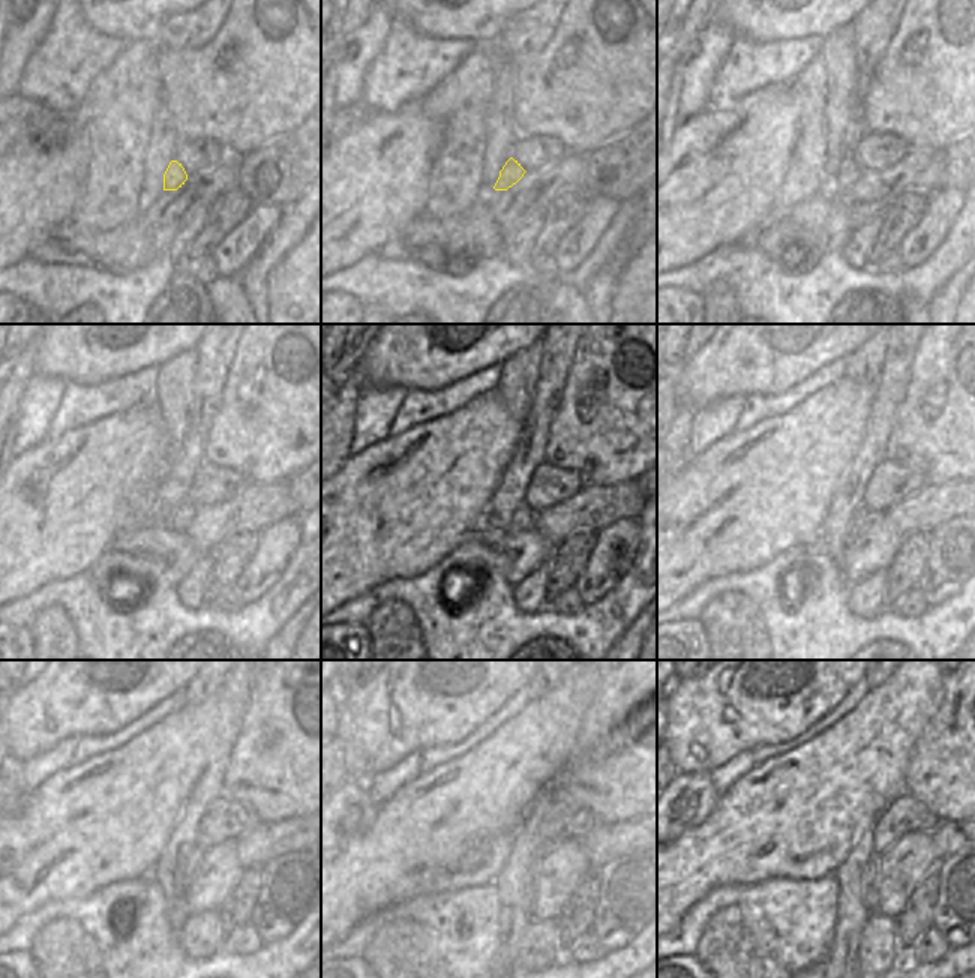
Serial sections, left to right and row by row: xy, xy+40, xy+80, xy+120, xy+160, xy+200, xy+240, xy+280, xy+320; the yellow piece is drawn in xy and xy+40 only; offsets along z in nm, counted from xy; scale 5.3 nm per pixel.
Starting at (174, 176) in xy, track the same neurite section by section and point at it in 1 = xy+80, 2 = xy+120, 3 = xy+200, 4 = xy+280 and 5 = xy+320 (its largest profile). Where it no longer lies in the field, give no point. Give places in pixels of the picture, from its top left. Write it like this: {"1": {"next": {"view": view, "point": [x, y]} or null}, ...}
{"1": {"next": {"view": "xy+80", "point": [848, 174]}}, "2": {"next": {"view": "xy+120", "point": [183, 513]}}, "3": {"next": {"view": "xy+200", "point": [863, 518]}}, "4": {"next": {"view": "xy+280", "point": [530, 873]}}, "5": {"next": {"view": "xy+320", "point": [870, 870]}}}

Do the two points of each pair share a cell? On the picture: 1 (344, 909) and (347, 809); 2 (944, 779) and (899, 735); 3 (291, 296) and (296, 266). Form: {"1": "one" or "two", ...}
{"1": "two", "2": "two", "3": "one"}

